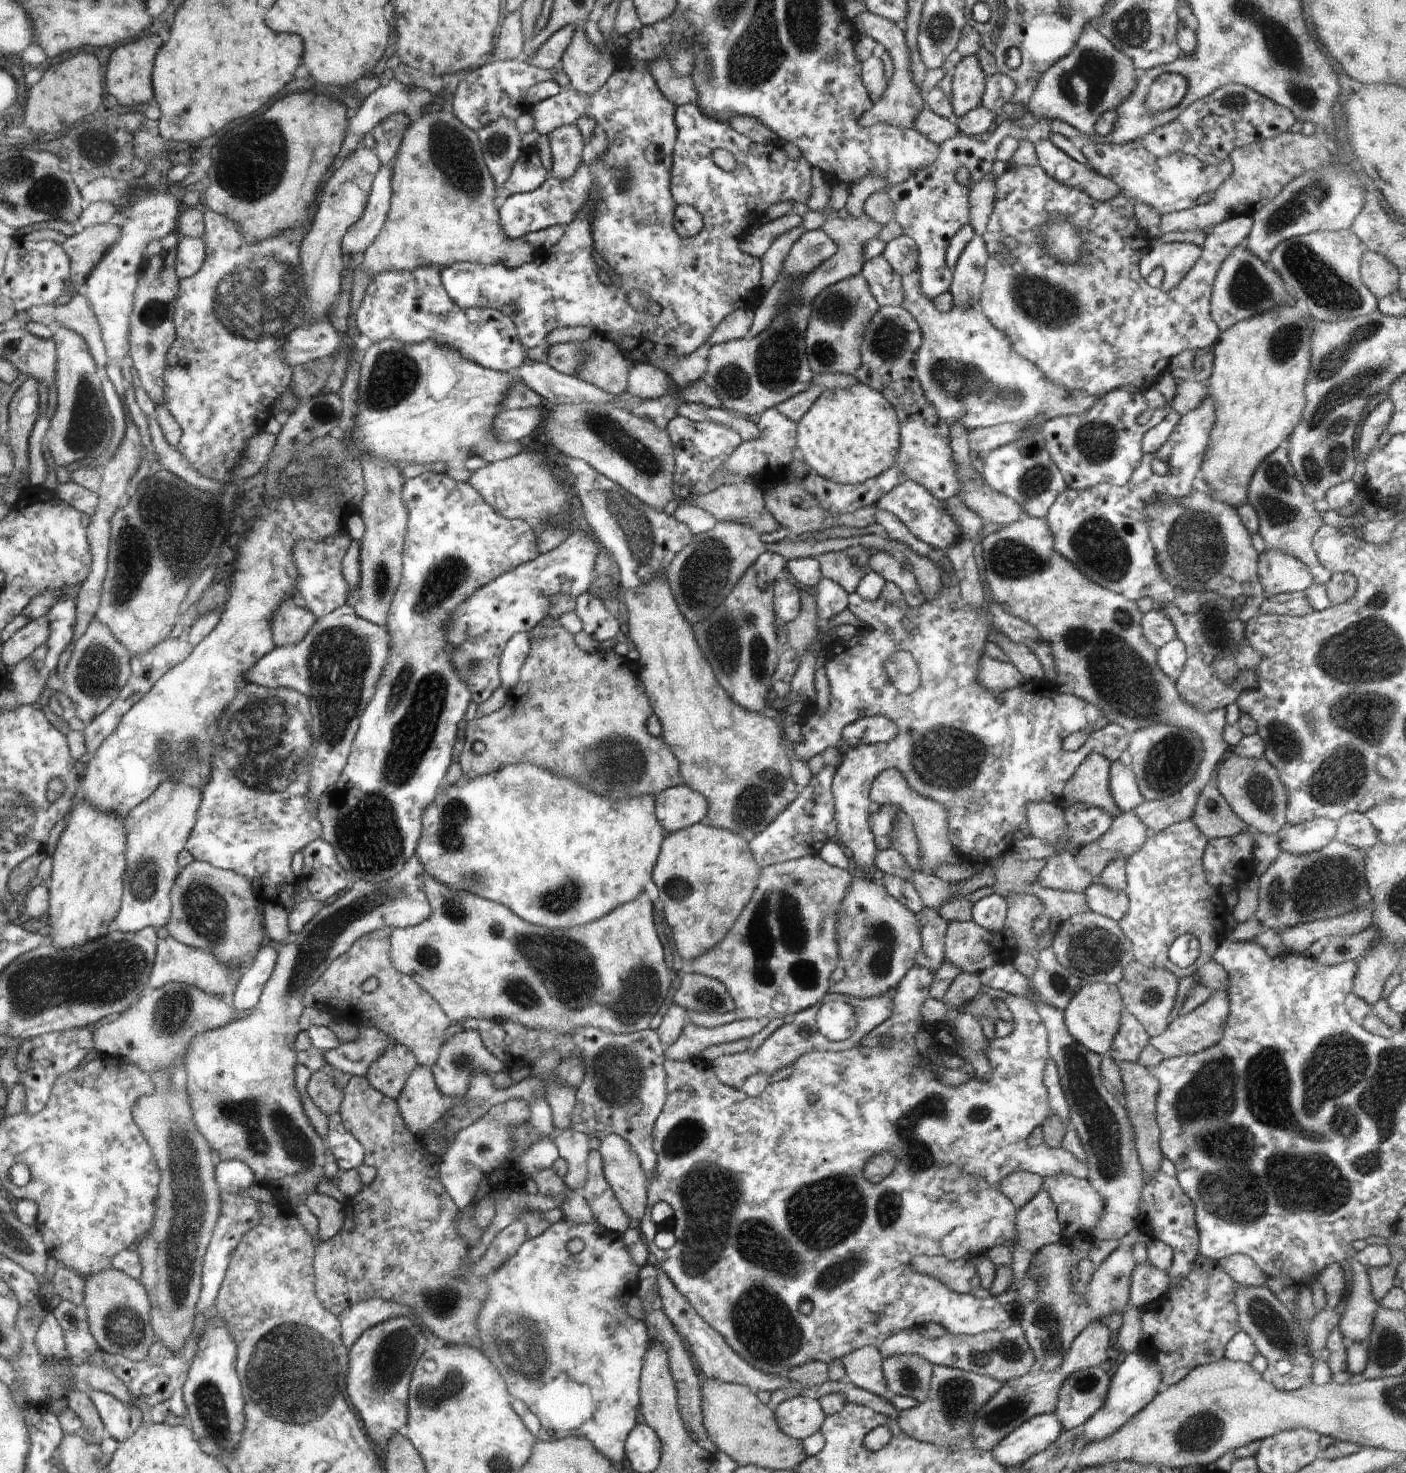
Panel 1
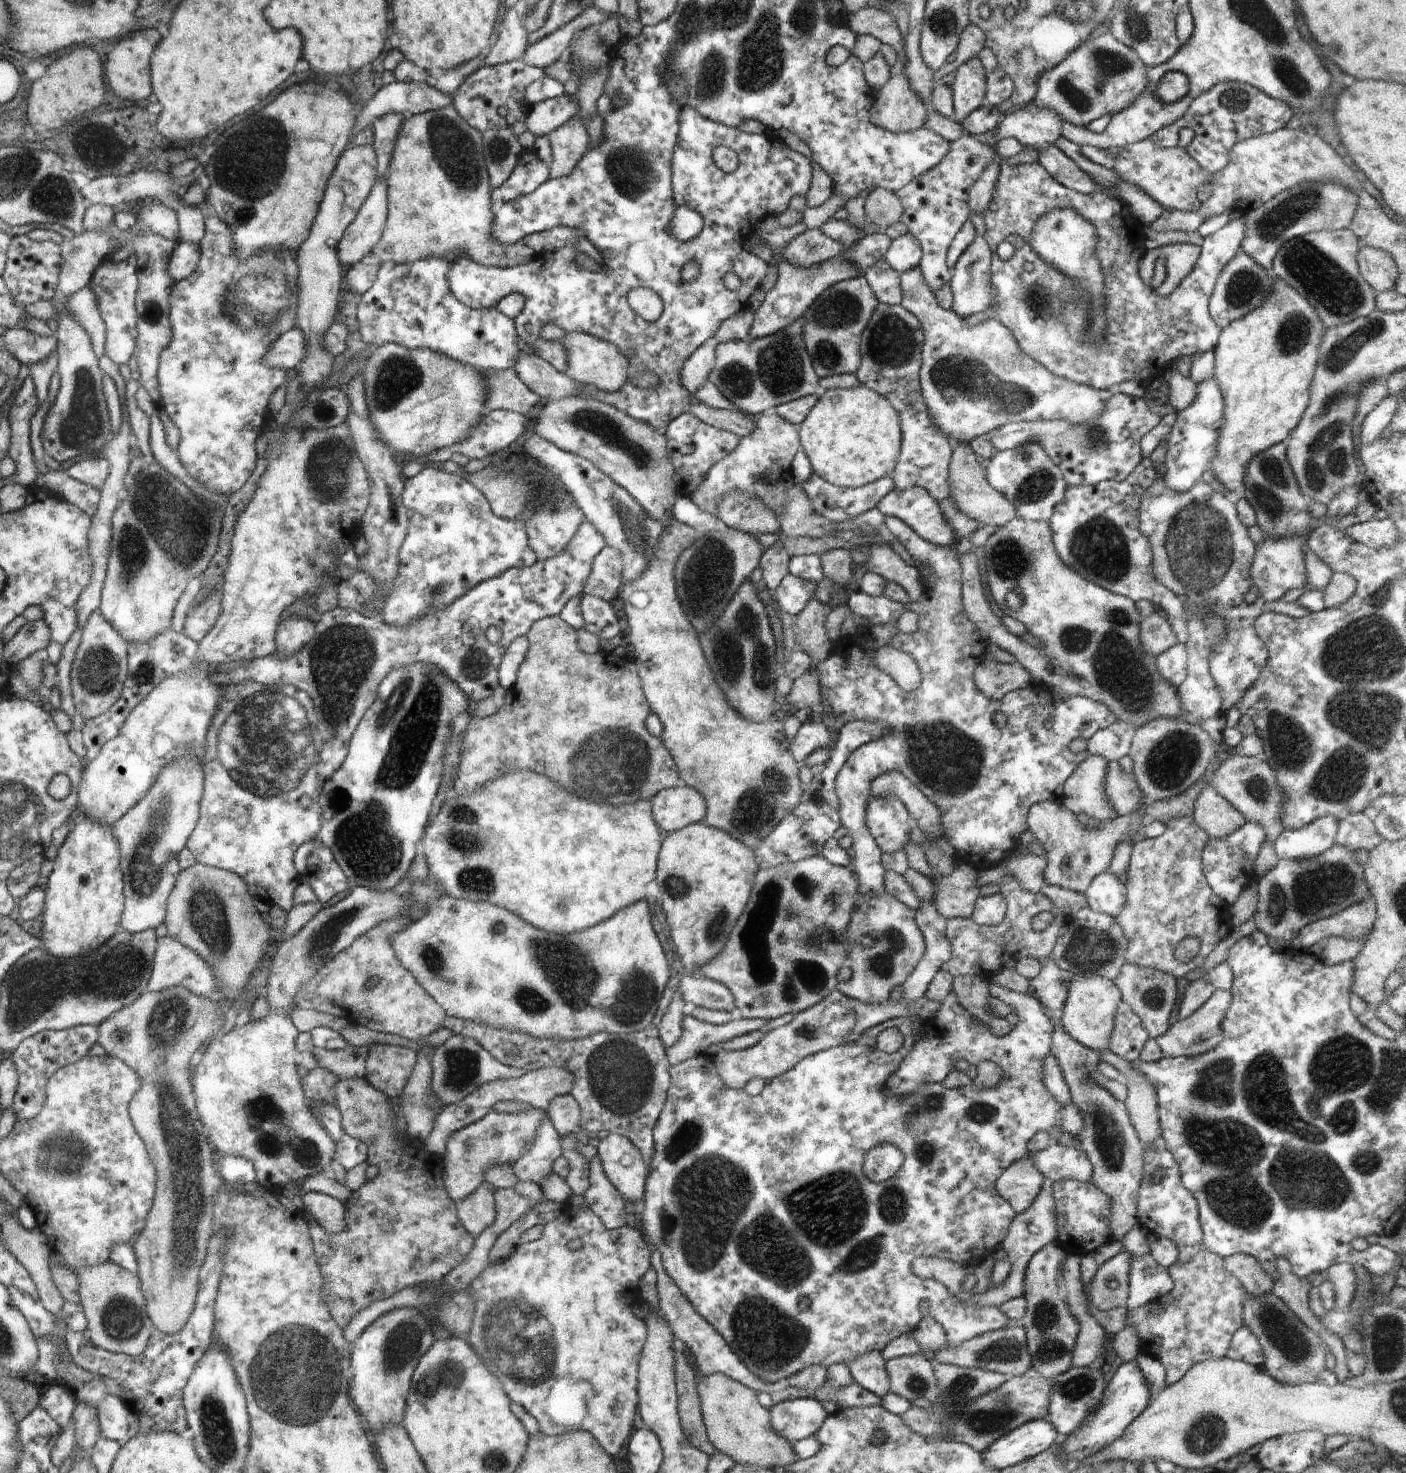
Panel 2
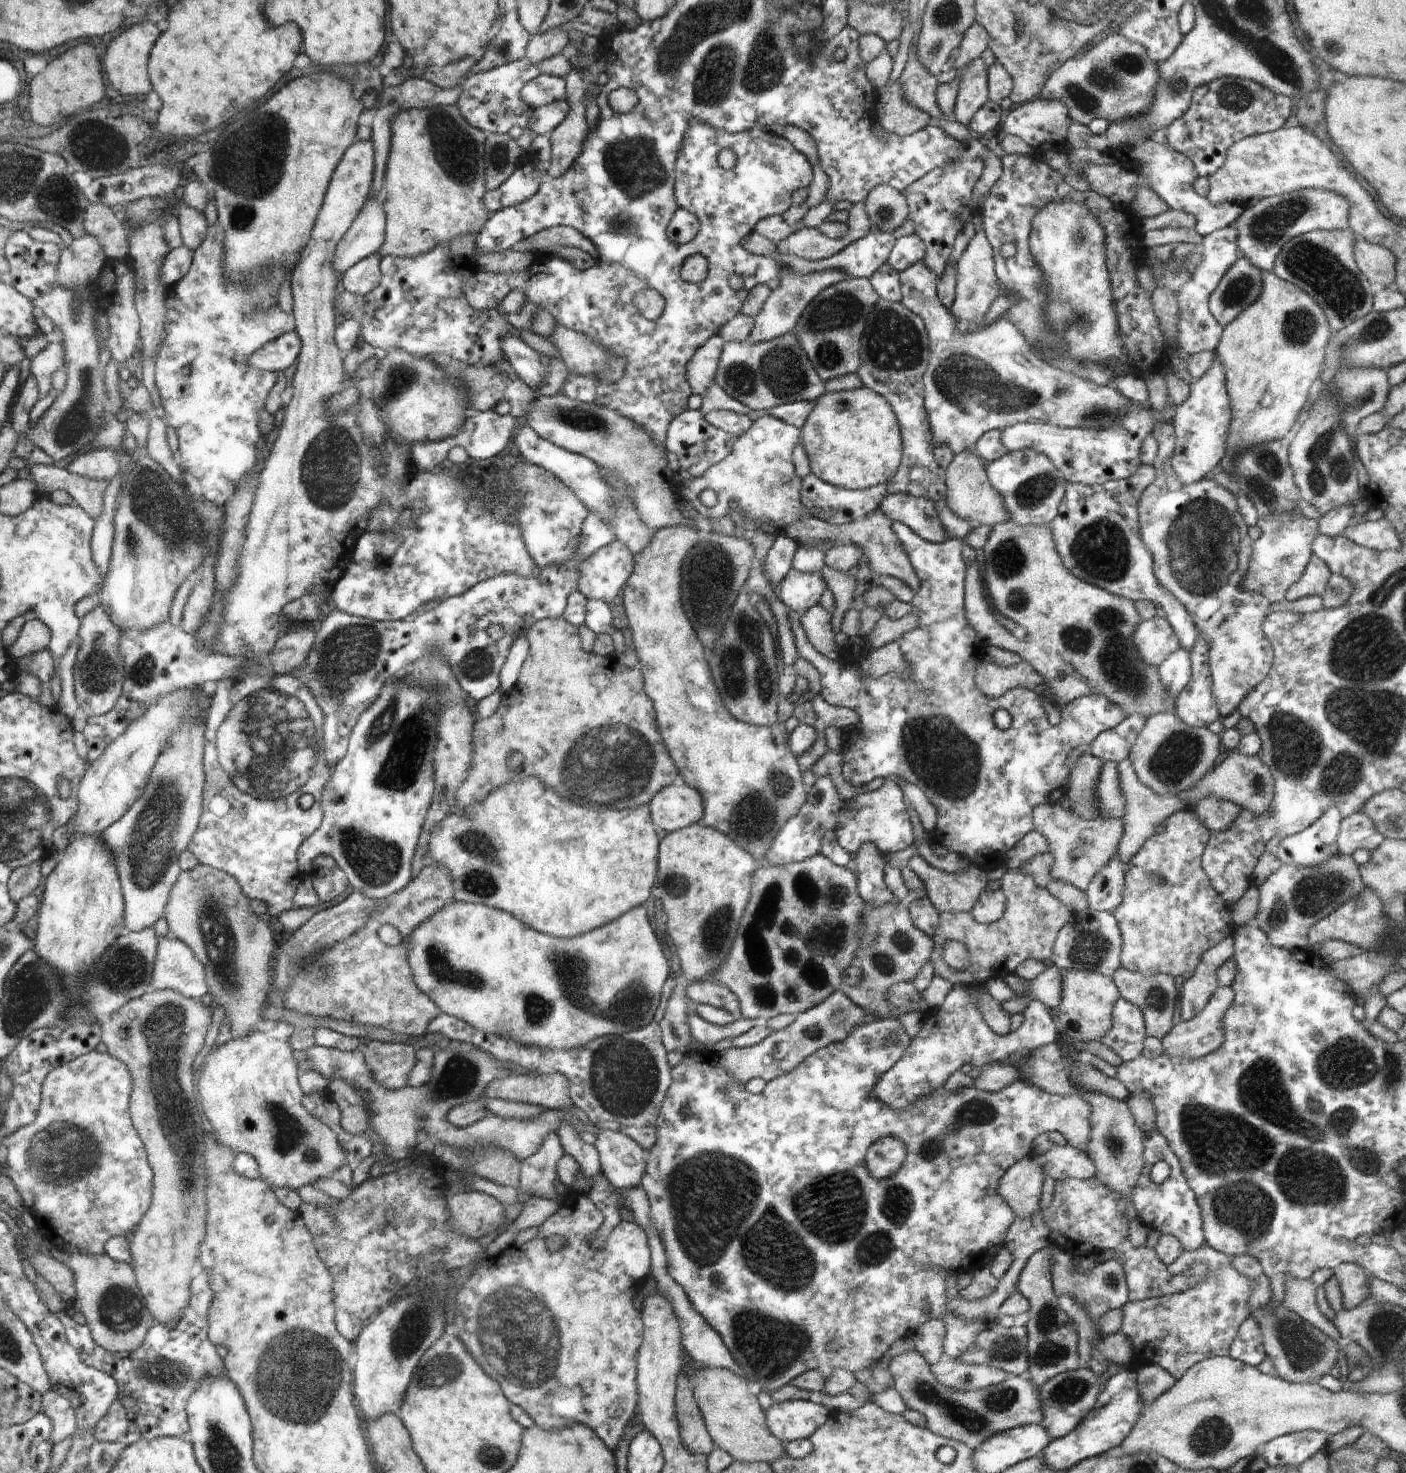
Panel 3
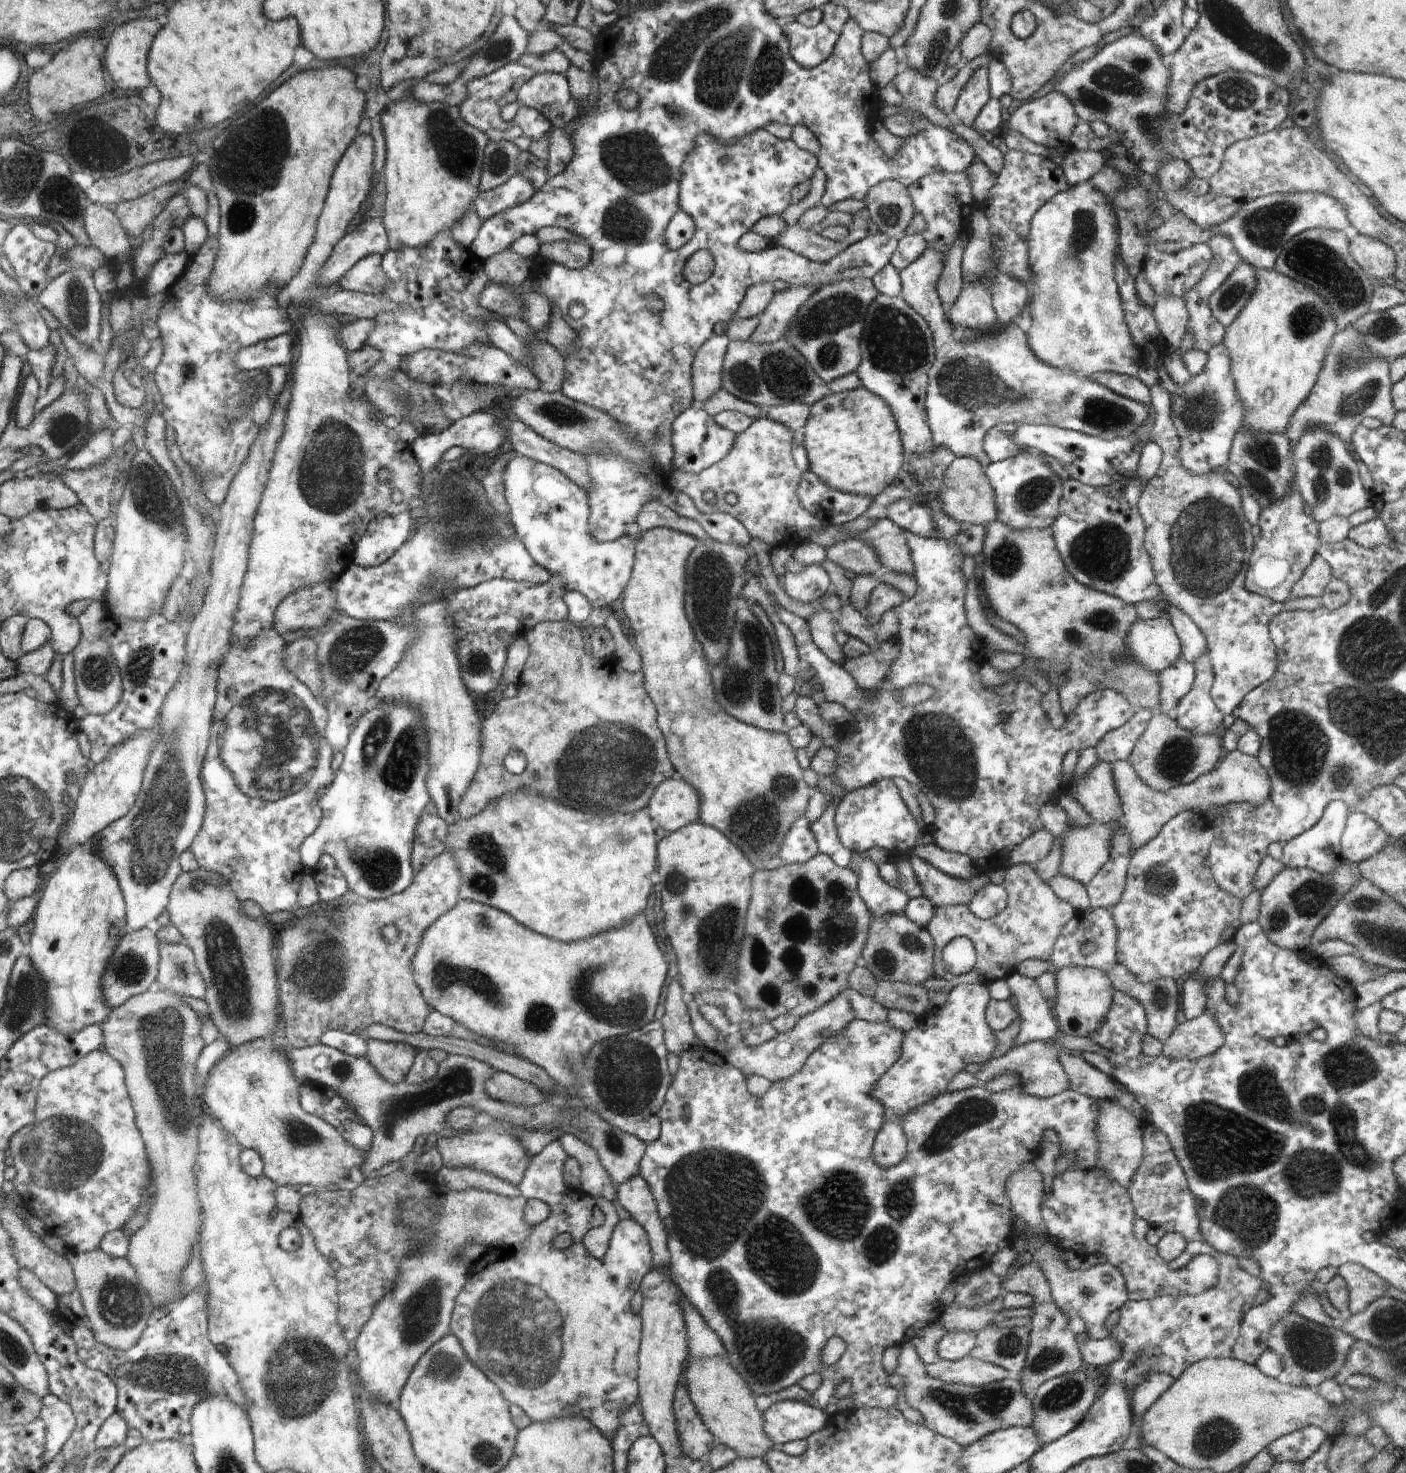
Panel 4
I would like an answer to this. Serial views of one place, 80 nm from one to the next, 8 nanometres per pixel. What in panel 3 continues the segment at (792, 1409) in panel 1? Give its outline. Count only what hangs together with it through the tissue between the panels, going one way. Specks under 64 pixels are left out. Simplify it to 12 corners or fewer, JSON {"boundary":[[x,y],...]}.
{"boundary":[[808,1400],[775,1403],[770,1432],[786,1444],[810,1439],[830,1410]]}

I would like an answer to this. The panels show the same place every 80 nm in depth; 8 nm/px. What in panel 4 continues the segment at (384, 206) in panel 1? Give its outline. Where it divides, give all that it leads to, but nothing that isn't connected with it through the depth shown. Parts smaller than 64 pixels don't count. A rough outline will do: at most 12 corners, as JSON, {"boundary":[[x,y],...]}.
{"boundary":[[360,219],[336,244],[322,284],[336,287],[366,255],[383,256],[383,220]]}

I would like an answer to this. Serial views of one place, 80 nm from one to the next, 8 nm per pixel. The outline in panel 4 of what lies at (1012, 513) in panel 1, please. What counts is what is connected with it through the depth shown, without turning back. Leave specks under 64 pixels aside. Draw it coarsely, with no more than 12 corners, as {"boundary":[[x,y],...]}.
{"boundary":[[956,457],[939,498],[953,521],[988,526],[998,509],[985,467]]}

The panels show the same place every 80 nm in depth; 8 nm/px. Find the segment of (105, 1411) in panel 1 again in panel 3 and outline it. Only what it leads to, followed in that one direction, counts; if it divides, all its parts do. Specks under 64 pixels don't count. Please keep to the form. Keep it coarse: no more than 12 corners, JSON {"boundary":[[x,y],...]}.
{"boundary":[[120,1400],[93,1430],[94,1441],[123,1442],[132,1427]]}

